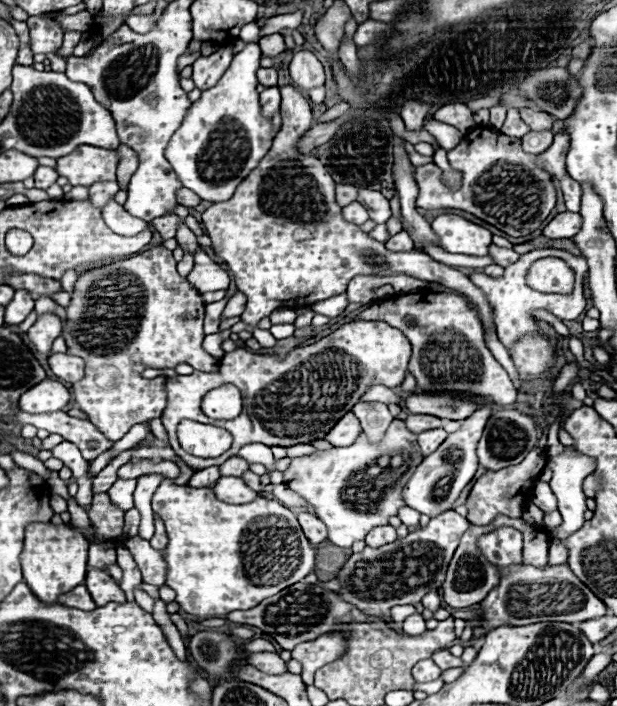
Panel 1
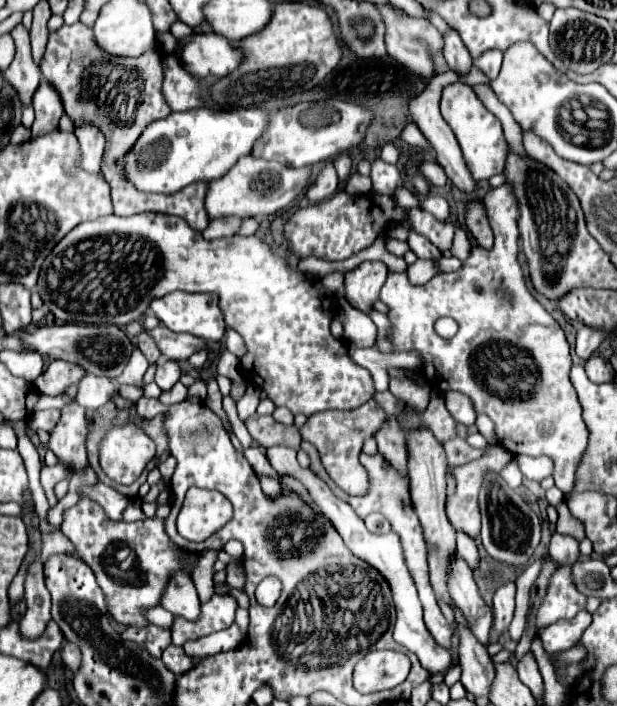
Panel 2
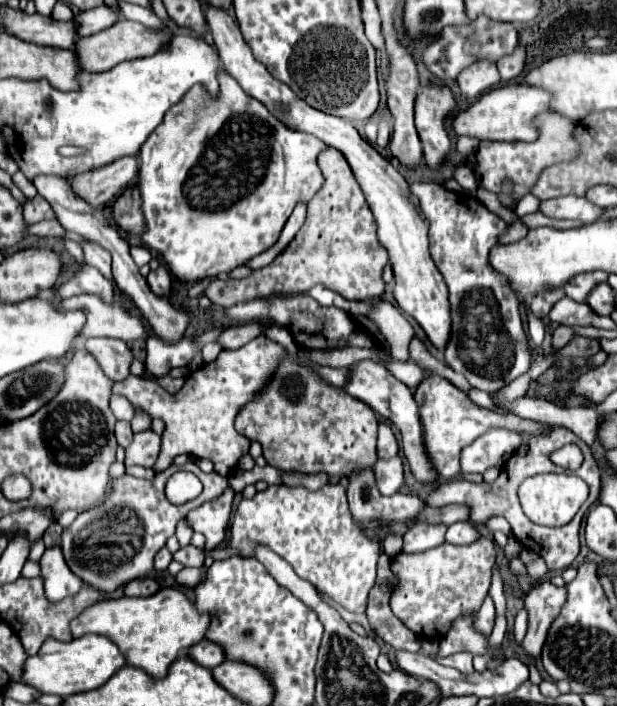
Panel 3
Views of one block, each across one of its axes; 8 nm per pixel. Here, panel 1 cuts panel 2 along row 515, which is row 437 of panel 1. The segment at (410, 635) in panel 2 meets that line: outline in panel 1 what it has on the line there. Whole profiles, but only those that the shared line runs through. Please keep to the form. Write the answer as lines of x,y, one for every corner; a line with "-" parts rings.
350,412
350,414
342,416
342,418
334,424
334,428
326,434
324,440
328,440
332,446
350,446
350,444
358,438
360,430
362,430
362,428
360,428
358,418

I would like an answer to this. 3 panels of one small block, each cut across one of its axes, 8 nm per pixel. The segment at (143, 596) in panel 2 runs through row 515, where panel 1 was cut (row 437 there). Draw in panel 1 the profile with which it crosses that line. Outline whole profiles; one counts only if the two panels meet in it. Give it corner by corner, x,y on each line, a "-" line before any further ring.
18,412
10,418
6,418
6,422
24,426
24,424
32,424
36,428
44,428
50,434
60,434
64,436
64,440
76,444
82,452
82,456
86,460
94,460
96,456
100,456
102,452
112,448
112,442
88,420
78,420
68,416
66,412
54,412
54,414
26,414
26,412

